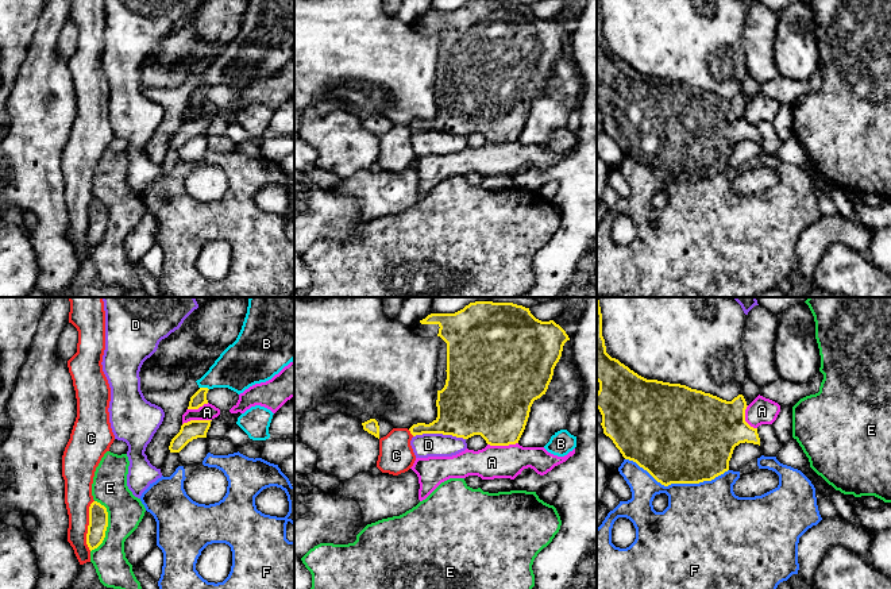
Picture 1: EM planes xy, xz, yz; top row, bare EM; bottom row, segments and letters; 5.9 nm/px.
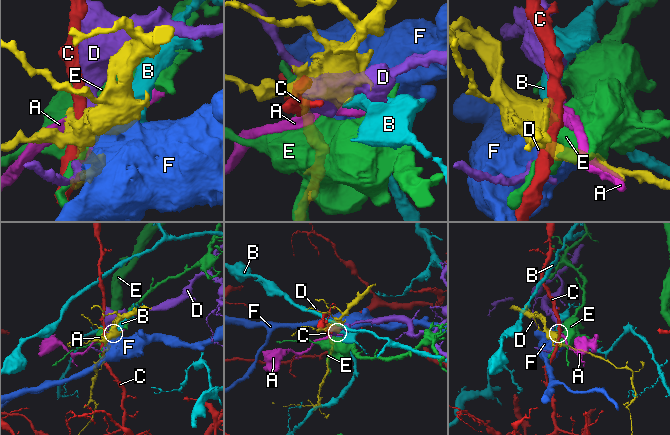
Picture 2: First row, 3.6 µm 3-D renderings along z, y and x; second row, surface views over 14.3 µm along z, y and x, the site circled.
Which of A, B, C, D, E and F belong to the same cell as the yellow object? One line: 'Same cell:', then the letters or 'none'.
Same cell: none

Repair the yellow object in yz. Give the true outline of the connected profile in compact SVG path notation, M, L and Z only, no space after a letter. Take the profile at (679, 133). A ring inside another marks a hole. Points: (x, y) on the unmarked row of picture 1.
M597 0L597 105L602 112L603 131L609 134L625 157L636 159L664 184L711 178L729 168L733 147L740 140L760 143L757 126L745 119L747 99L738 92L732 99L680 81L647 77L606 50L602 34L602 11Z

